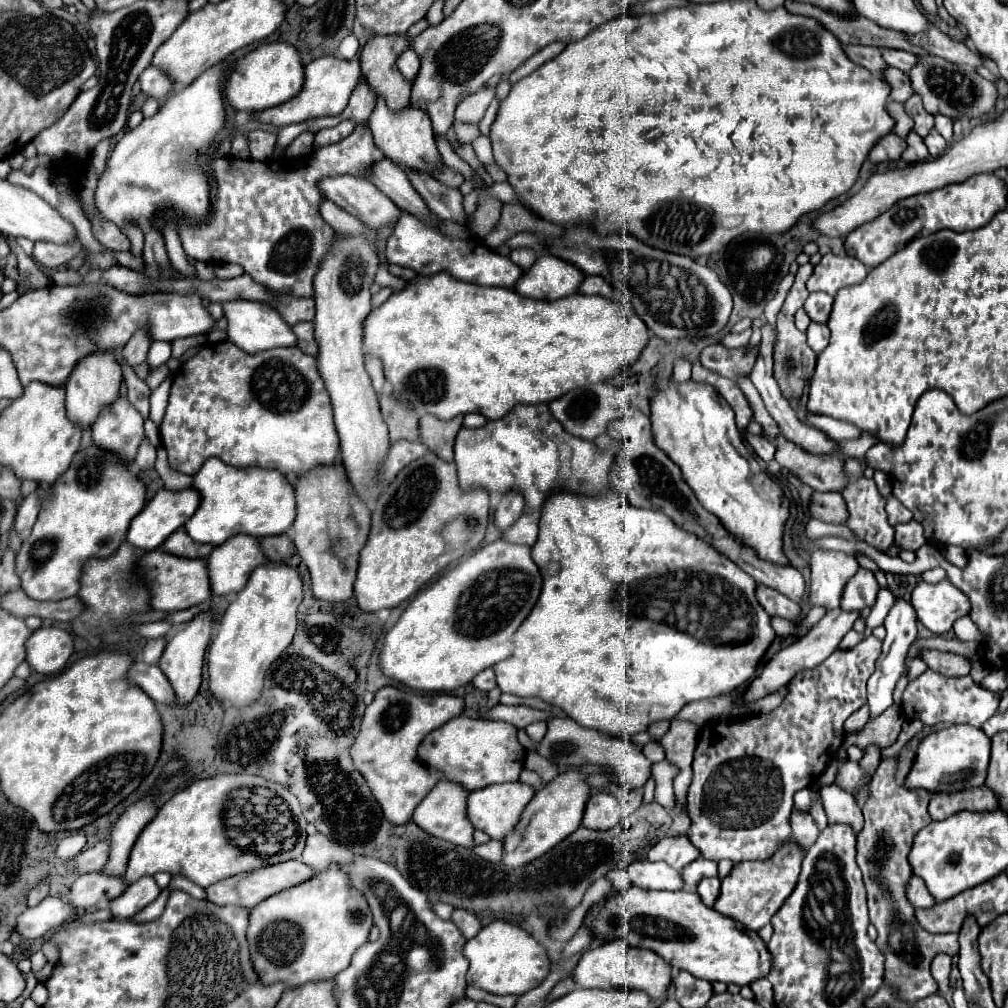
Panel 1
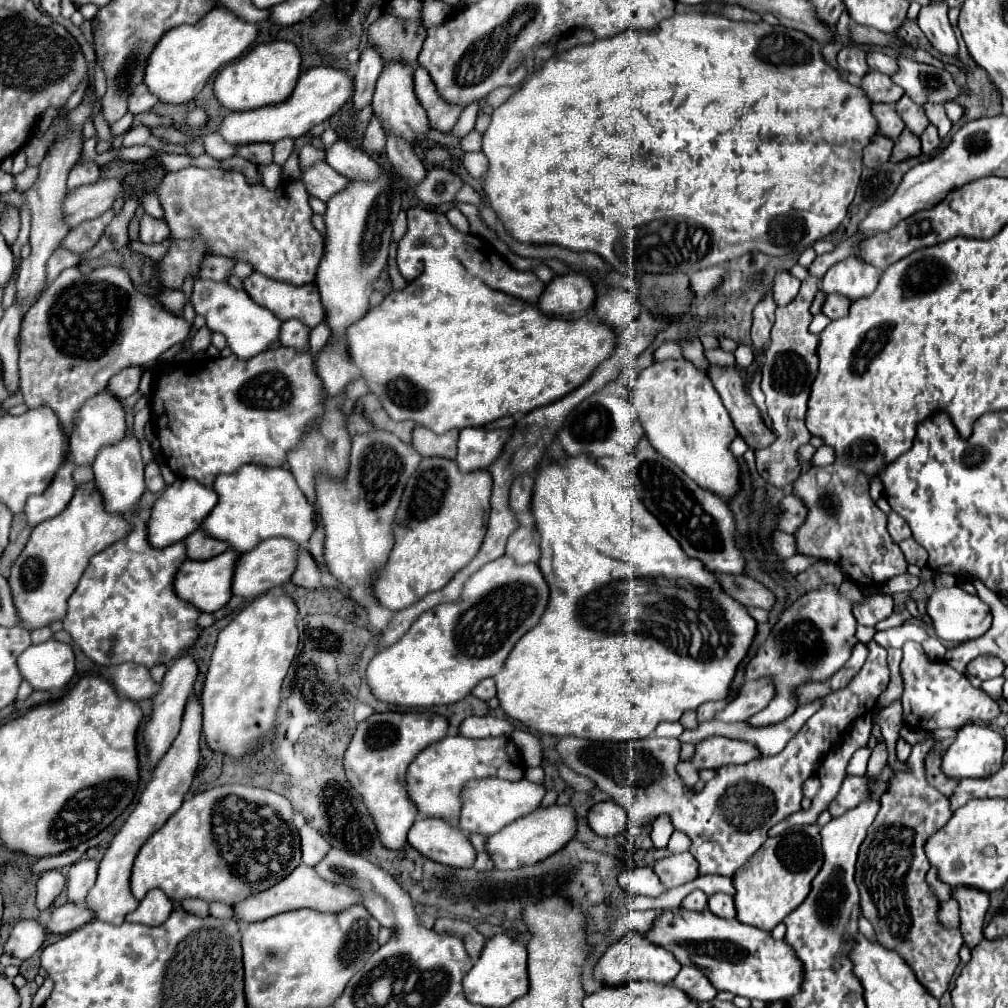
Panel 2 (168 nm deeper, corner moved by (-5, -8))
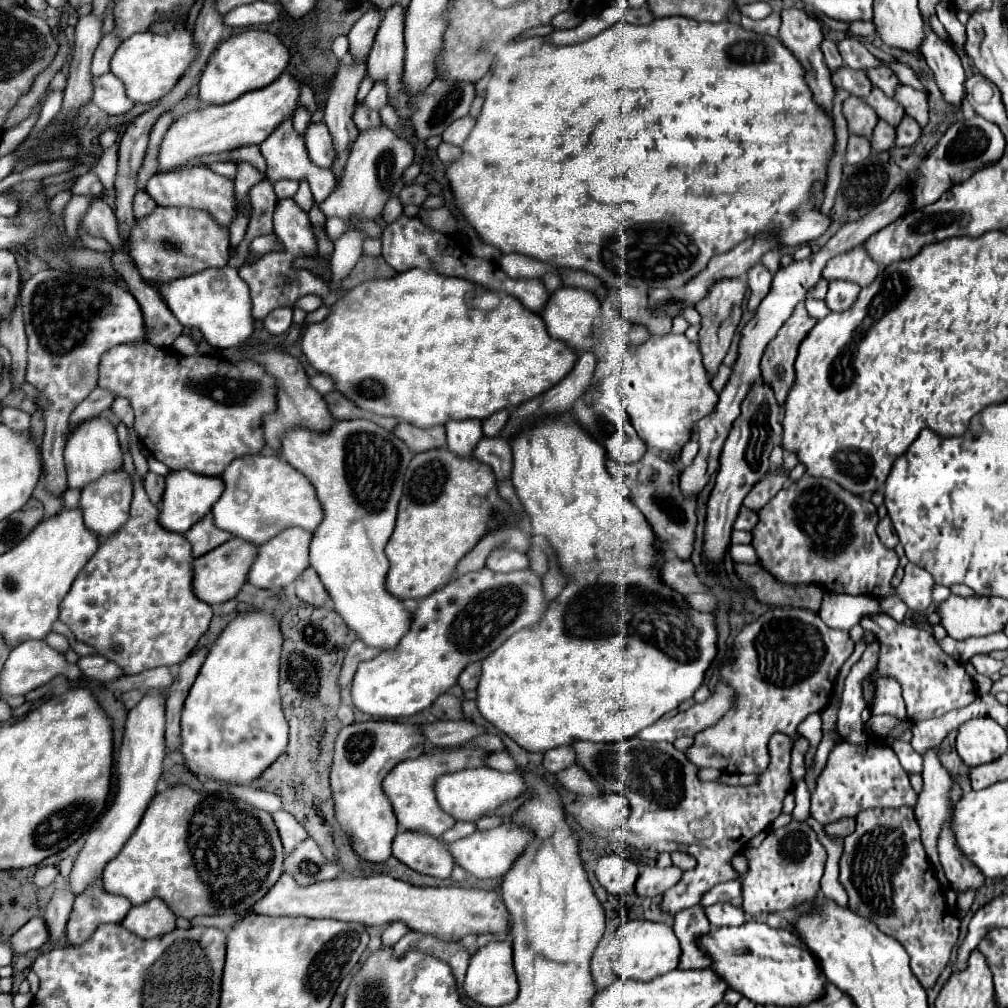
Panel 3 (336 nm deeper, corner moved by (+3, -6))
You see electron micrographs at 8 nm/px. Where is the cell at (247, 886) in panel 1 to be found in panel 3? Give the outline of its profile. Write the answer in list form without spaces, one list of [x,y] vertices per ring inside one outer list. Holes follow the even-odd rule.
[[[282,875],[260,903],[254,907],[260,915],[288,915],[288,917],[314,917],[354,921],[368,925],[388,925],[402,921],[410,931],[424,931],[424,935],[436,935],[438,939],[462,941],[466,935],[482,933],[508,933],[508,909],[496,891],[468,889],[468,887],[416,887],[406,881],[398,881],[390,875],[376,877],[338,877],[332,881],[312,883],[300,887],[292,875]]]

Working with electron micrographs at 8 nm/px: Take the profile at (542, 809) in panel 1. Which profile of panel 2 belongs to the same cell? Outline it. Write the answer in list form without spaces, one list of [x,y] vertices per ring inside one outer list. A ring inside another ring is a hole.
[[[550,805],[550,807],[538,807],[526,817],[520,817],[518,821],[510,823],[496,835],[490,835],[486,841],[486,851],[492,855],[498,869],[516,869],[524,865],[534,865],[536,861],[542,861],[544,857],[550,857],[558,849],[562,849],[578,829],[578,815],[574,805]]]

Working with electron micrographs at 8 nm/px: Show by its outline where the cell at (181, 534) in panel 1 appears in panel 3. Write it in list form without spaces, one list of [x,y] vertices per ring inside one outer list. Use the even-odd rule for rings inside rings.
[[[208,513],[204,519],[200,519],[194,527],[190,527],[184,537],[190,541],[192,545],[192,553],[194,557],[200,557],[212,549],[216,549],[218,545],[226,543],[232,535],[228,535],[228,531],[220,531],[214,523],[212,523],[212,515]]]

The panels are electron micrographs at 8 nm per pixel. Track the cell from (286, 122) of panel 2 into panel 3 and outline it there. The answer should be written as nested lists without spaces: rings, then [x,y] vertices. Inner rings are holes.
[[[282,73],[280,79],[276,79],[268,87],[262,87],[260,91],[250,91],[248,95],[242,95],[232,103],[208,105],[206,109],[182,115],[164,133],[164,139],[158,149],[158,171],[164,173],[182,167],[188,161],[202,155],[232,151],[244,145],[260,145],[288,115],[294,113],[298,97],[300,97],[300,83],[288,73]]]

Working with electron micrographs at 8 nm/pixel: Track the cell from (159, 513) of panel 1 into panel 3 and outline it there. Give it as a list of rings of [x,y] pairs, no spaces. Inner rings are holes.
[[[174,471],[166,477],[166,491],[160,503],[160,525],[168,531],[186,533],[188,527],[198,523],[206,513],[210,513],[212,505],[220,499],[224,491],[222,477],[208,479],[206,475],[192,475],[190,471]]]

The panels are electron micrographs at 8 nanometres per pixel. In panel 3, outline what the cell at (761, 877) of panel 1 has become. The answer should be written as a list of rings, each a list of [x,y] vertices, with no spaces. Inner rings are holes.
[[[792,821],[786,827],[770,831],[758,849],[746,849],[746,857],[748,873],[742,881],[742,909],[752,917],[758,917],[760,913],[796,909],[804,903],[810,903],[820,891],[826,851],[812,827],[806,823]]]

